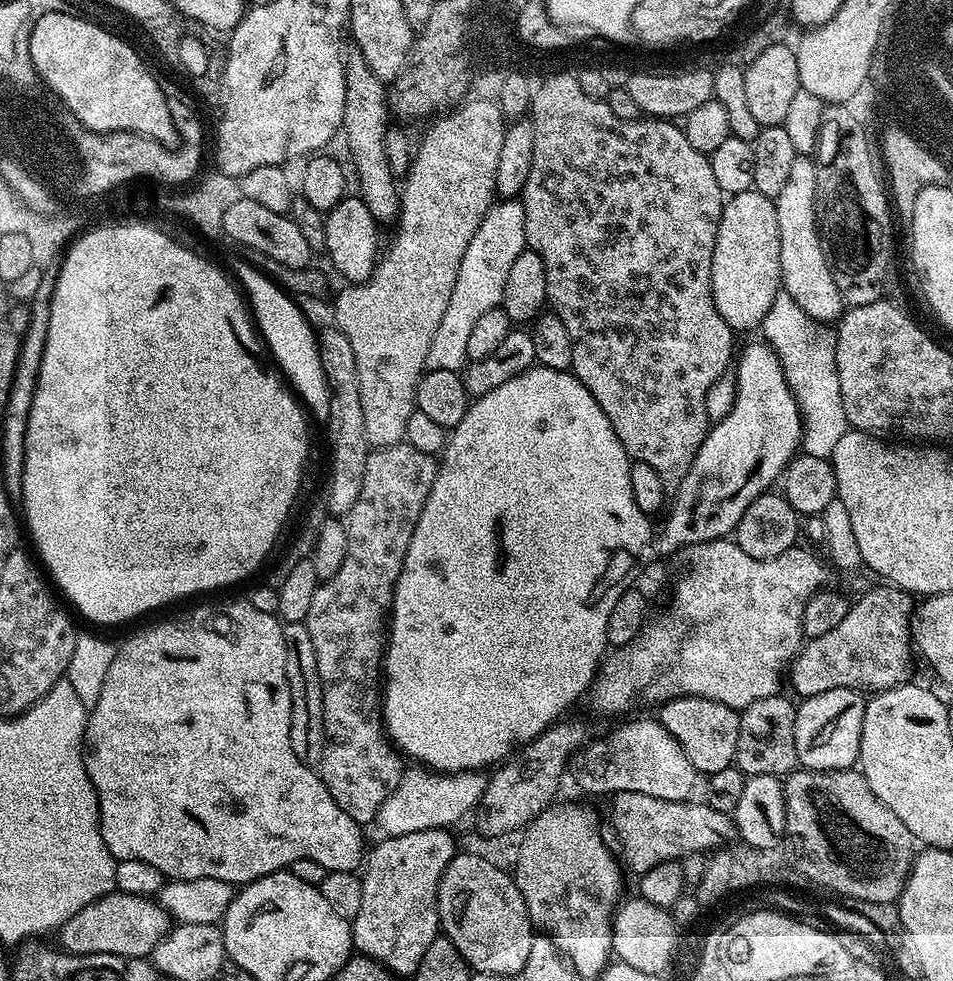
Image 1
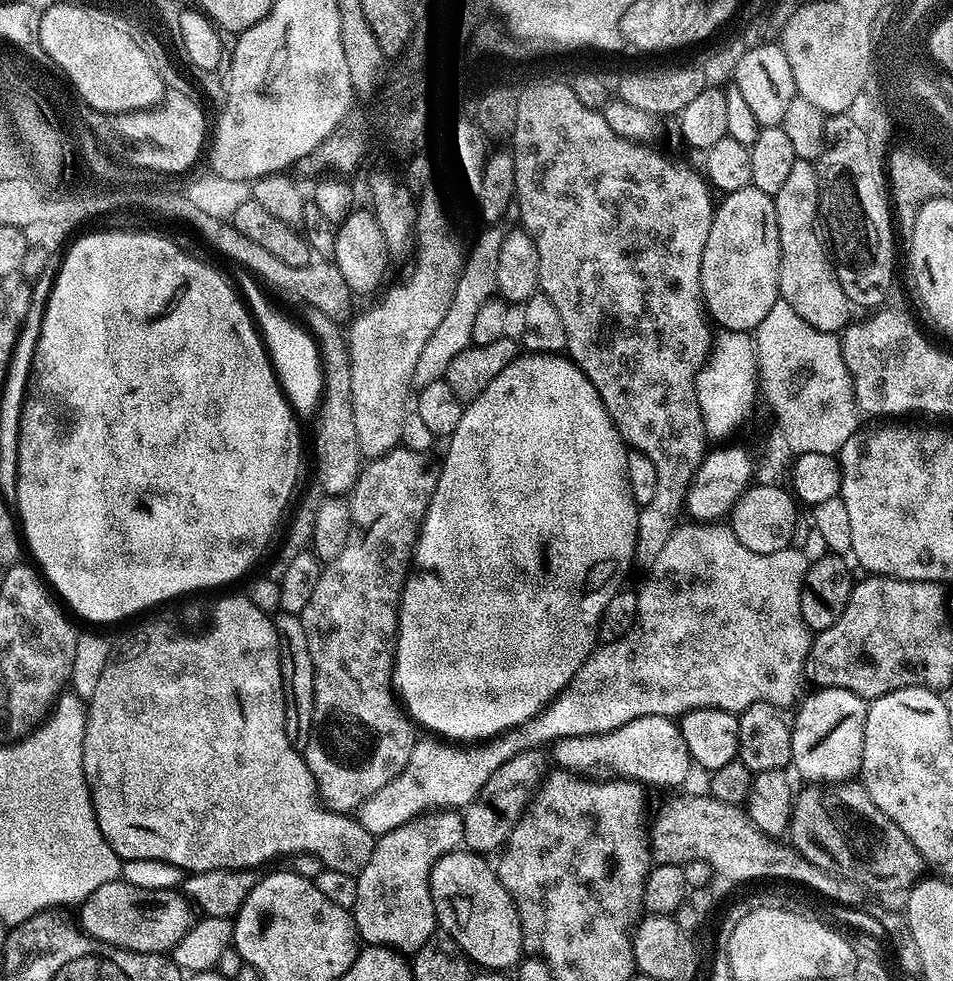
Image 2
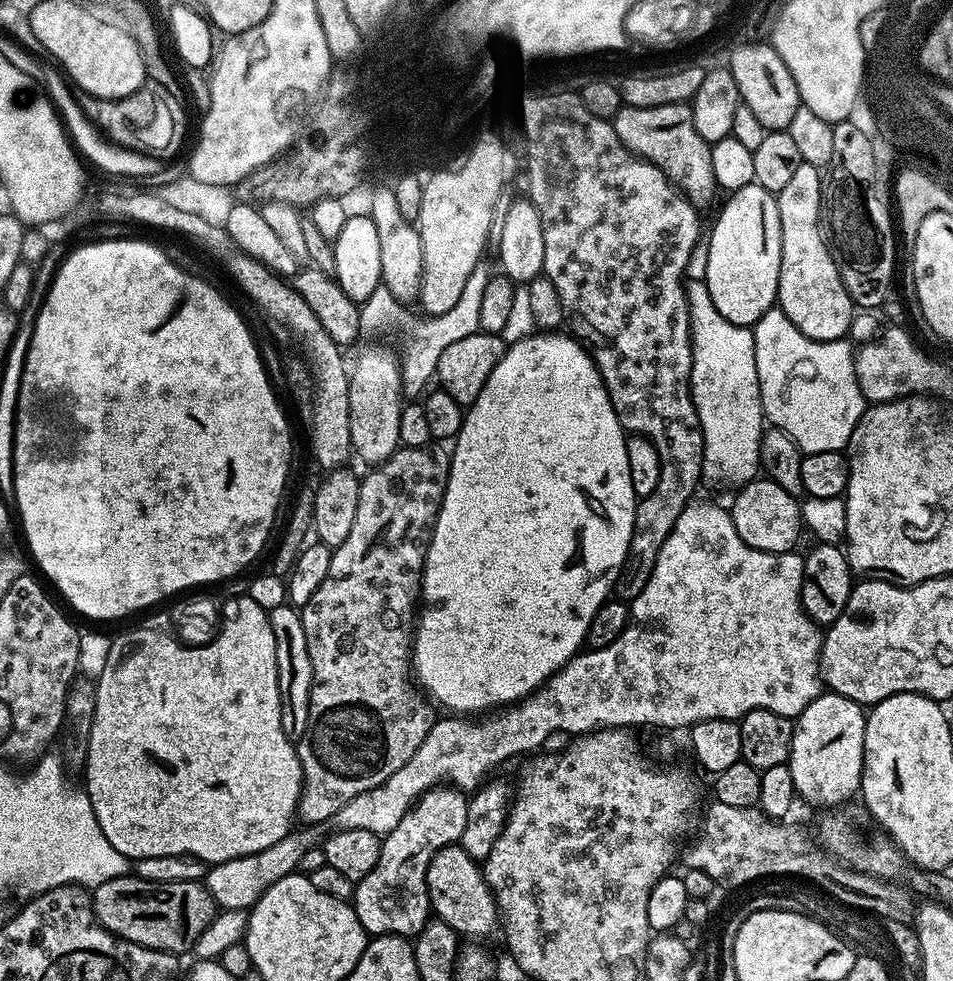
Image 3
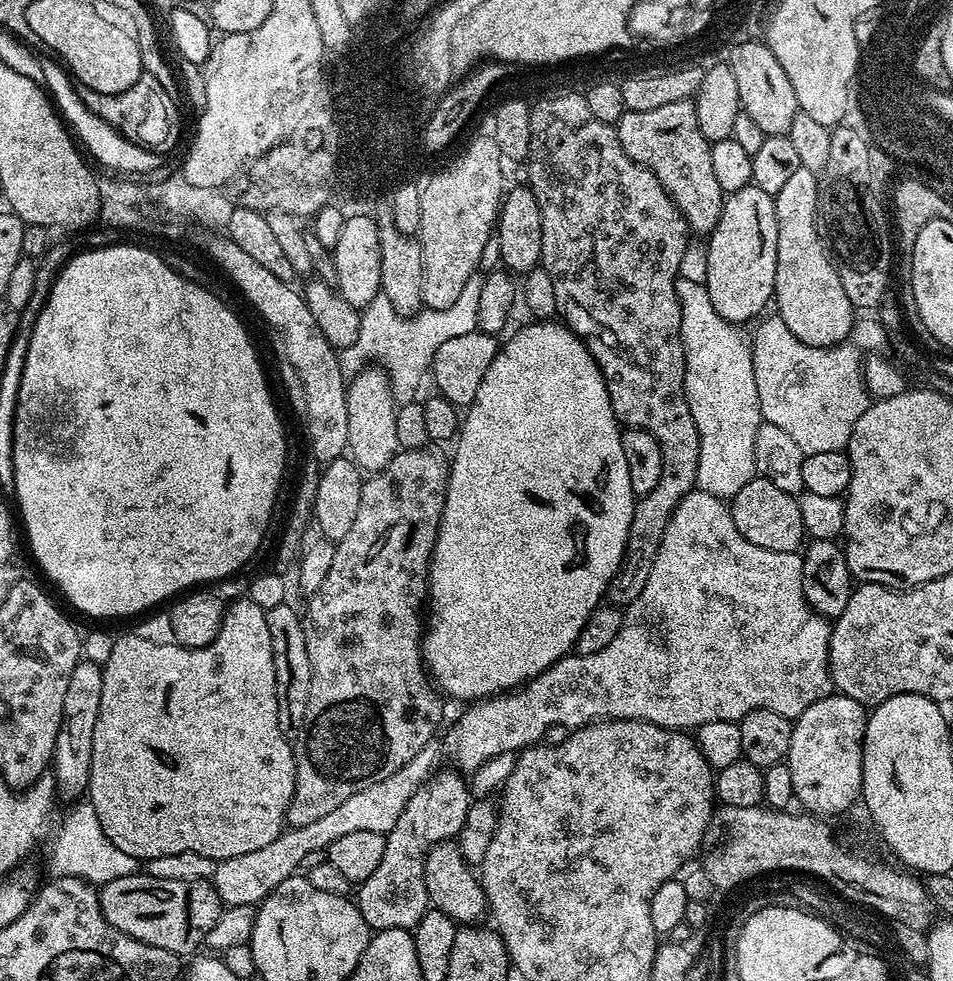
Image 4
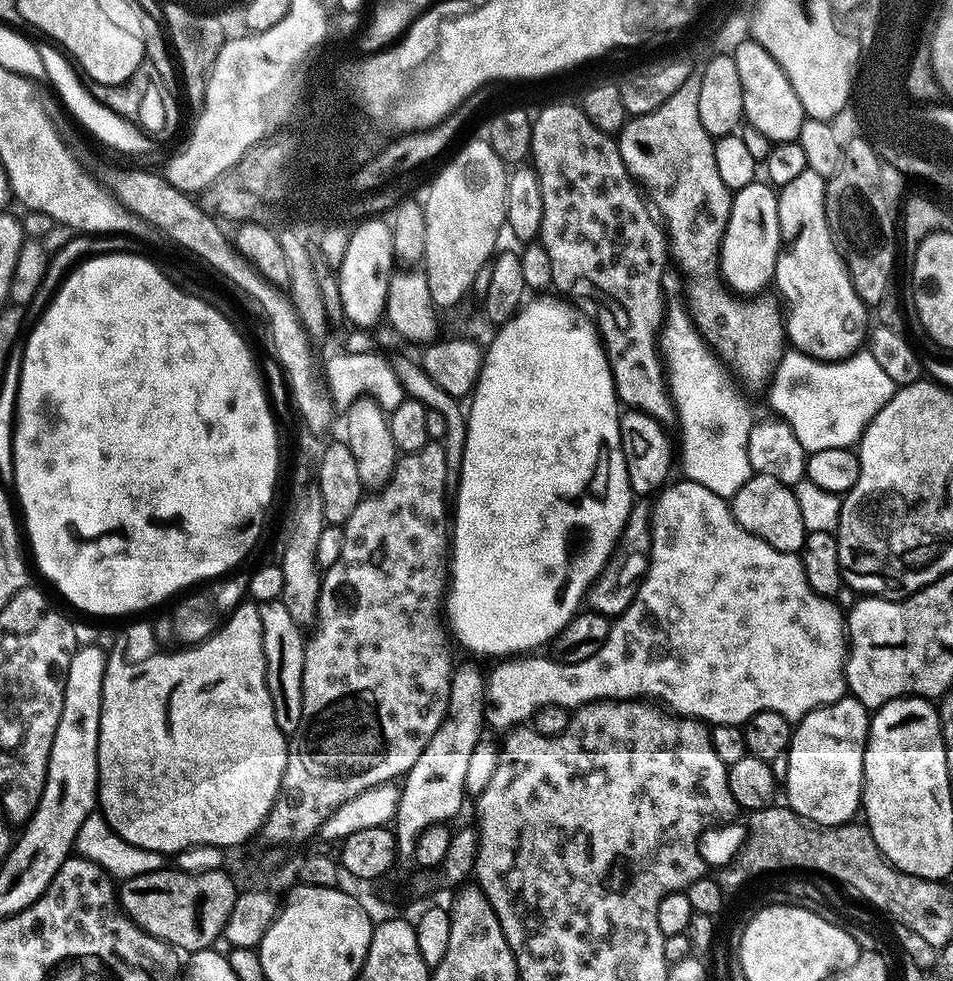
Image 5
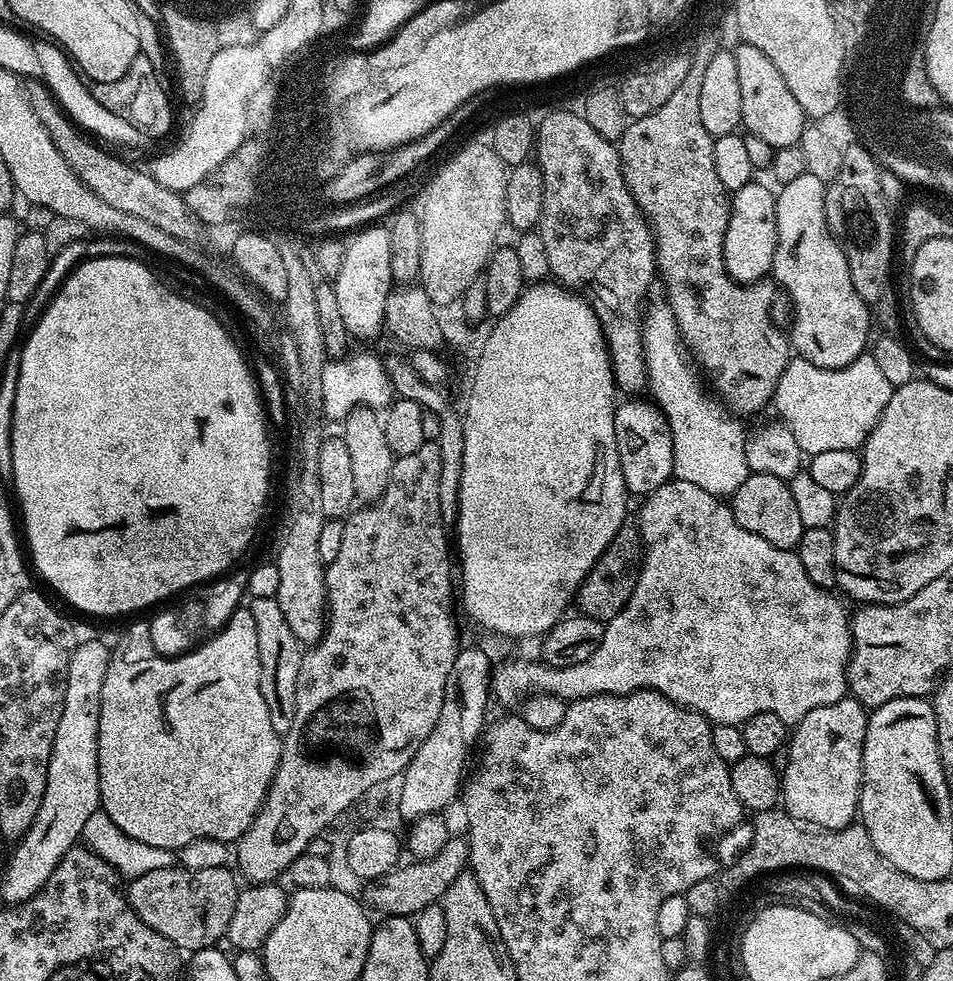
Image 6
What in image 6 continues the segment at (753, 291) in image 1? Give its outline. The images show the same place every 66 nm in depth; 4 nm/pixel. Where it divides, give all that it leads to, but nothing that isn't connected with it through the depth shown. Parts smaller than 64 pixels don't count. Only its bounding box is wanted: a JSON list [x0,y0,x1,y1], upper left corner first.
[724,182,776,284]

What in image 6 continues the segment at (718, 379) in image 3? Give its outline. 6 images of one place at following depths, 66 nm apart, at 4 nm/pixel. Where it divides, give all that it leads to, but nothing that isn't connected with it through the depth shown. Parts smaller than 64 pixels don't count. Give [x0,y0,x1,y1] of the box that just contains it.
[641,302,749,496]

